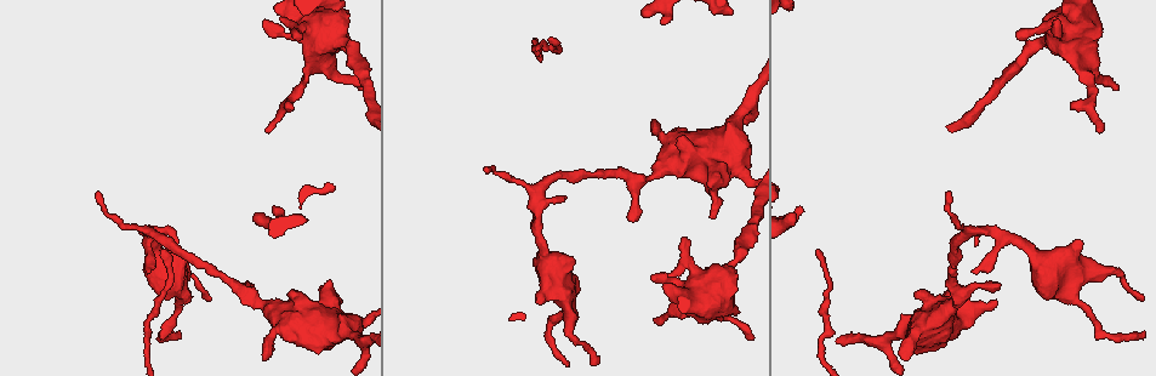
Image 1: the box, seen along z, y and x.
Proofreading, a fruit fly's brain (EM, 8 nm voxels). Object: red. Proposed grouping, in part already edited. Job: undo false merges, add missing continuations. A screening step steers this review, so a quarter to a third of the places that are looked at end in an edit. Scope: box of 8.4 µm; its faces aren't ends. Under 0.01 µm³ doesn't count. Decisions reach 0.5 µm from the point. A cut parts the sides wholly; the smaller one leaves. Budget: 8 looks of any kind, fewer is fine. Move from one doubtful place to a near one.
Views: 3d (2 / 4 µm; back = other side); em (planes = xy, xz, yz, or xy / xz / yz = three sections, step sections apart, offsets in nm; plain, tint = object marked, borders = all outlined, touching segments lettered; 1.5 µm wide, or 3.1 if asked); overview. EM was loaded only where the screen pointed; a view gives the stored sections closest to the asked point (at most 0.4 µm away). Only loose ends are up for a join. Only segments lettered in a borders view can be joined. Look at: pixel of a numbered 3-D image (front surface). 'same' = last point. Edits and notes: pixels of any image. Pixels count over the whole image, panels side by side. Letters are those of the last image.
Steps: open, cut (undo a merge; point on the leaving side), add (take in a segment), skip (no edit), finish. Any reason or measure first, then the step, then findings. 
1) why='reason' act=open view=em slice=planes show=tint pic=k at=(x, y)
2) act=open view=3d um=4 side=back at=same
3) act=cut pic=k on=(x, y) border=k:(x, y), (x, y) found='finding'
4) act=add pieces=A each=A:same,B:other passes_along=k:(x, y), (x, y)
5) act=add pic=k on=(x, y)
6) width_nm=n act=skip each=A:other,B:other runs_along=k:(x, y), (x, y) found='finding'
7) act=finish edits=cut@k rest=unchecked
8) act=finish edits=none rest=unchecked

why='tapers out' act=open view=3d um=4 side=back pic=1 at=(655, 320)

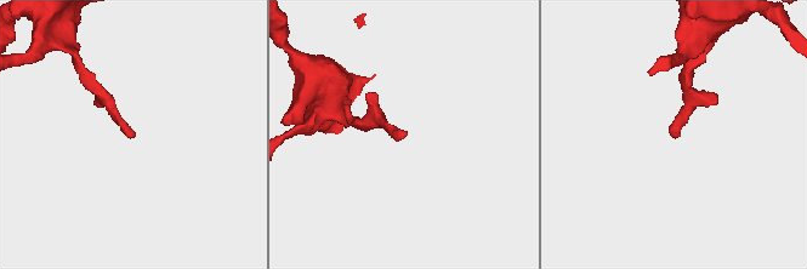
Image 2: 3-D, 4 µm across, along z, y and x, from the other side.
act=open view=em slice=planes show=borders pic=2 at=(675, 137)

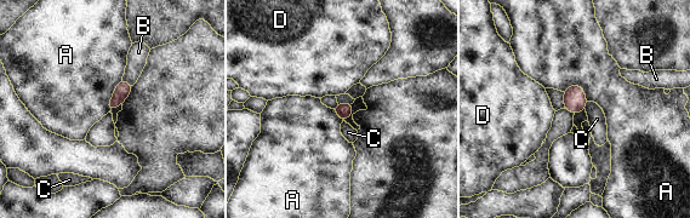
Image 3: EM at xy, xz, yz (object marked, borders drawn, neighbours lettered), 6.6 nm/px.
longest_contact=A:190nm act=skip each=A:other,B:other,C:other,D:other found='no lettered segment goes on from it'

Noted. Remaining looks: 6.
why='branch stops here' act=open view=3d um=2 pic=1 at=(993, 303)

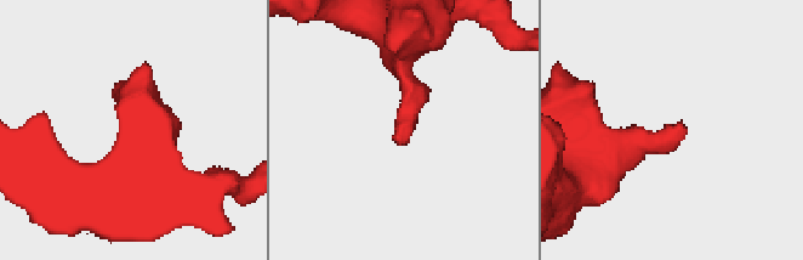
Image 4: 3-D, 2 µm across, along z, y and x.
act=open view=em slice=xz step=8 show=borders pic=4 at=(678, 123)

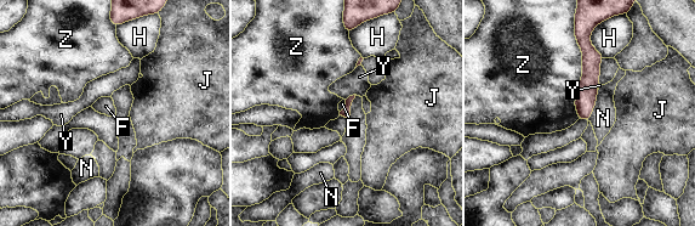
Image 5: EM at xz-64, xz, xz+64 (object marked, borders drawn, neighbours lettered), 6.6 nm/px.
act=open view=em slice=planes show=borders at=same

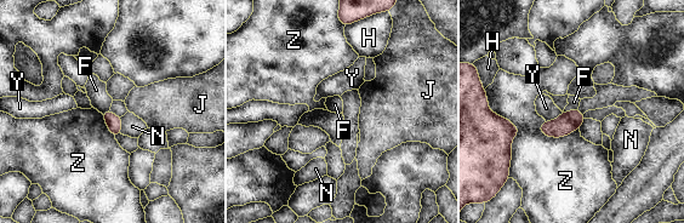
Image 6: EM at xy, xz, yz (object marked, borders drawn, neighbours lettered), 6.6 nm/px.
act=skip each=F:other,H:other,J:other,N:other,Y:other,Z:other found='none of them fits'

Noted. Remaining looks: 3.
act=open view=3d um=4 pic=1 at=(278, 328)

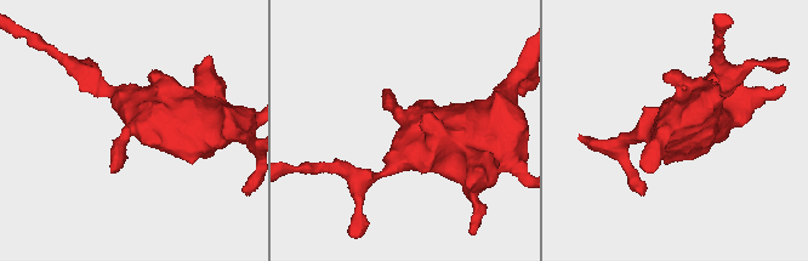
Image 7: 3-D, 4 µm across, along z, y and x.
why='shape alone is not enough' act=open view=em slice=planes show=plain pic=7 at=(136, 128)

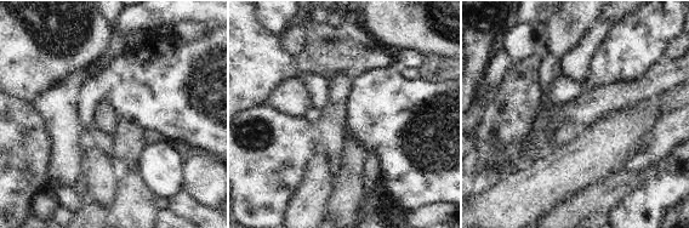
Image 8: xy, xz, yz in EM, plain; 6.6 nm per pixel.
why='see the neighbours' act=open view=em slice=planes show=borders at=same

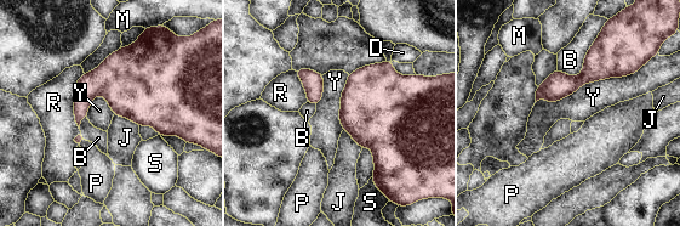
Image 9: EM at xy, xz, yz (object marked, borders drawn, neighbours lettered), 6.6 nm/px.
act=skip each=B:other,D:other,J:other,M:other,P:other,R:other,S:other,Y:other border=9:(653, 55), (632, 74), (536, 102) found='continuous, no second neuron'

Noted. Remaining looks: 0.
act=finish edits=none rest=unchecked

